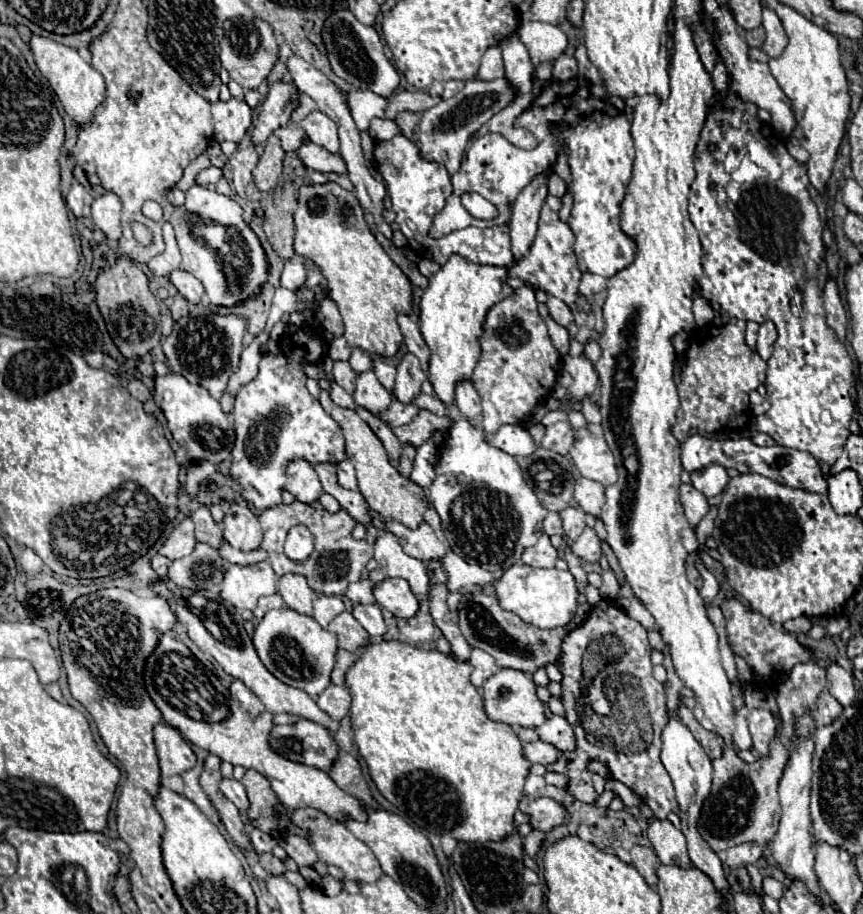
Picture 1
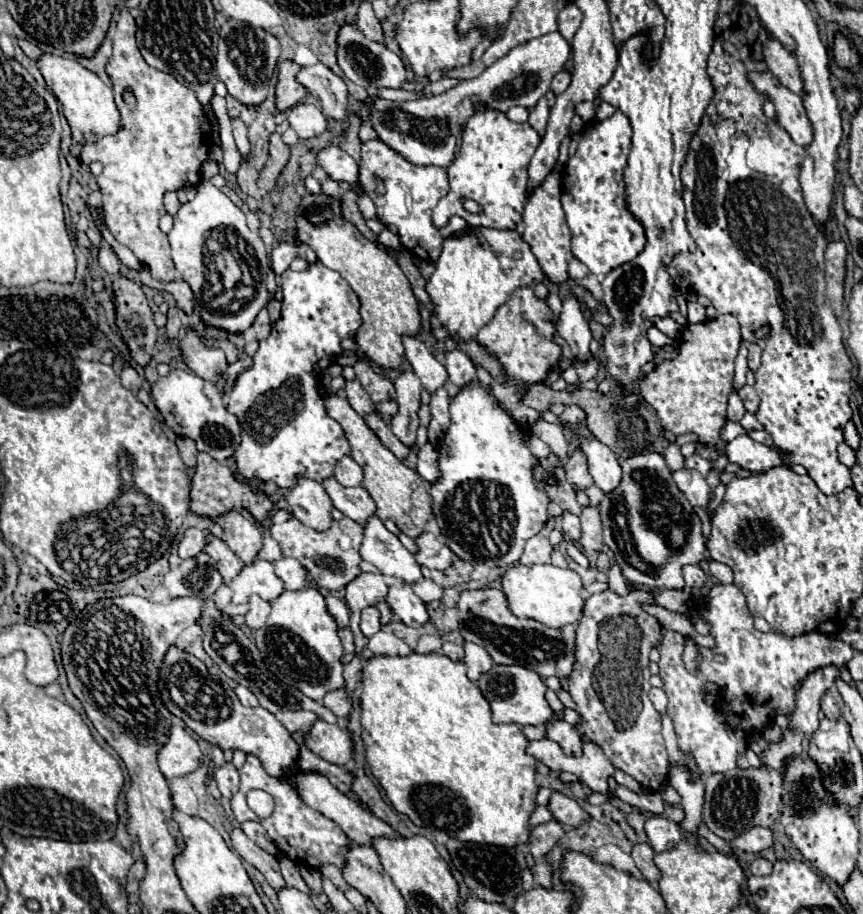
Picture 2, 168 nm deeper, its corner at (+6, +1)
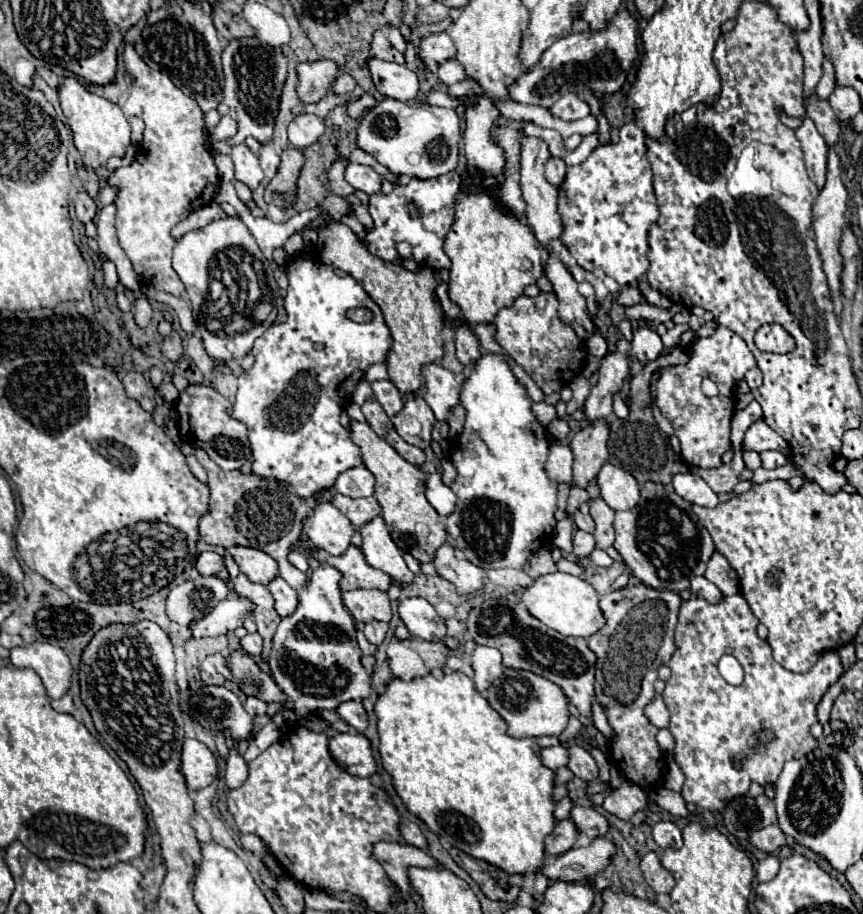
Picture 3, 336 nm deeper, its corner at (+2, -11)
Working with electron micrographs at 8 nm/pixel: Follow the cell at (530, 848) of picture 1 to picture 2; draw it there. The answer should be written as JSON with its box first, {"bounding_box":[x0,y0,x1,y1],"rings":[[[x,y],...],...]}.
{"bounding_box":[529,820,563,860],"rings":[[[555,820],[547,822],[547,824],[541,824],[541,826],[535,826],[529,834],[529,852],[535,860],[539,860],[541,856],[545,856],[553,846],[555,842],[563,836],[563,826]]]}

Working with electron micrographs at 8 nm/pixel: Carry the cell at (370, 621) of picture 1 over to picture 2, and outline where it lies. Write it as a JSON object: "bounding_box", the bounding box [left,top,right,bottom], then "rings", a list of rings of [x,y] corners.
{"bounding_box":[361,606,381,638],"rings":[[[369,606],[361,612],[361,632],[371,638],[375,632],[381,630],[381,622],[379,622],[379,610],[375,606]]]}

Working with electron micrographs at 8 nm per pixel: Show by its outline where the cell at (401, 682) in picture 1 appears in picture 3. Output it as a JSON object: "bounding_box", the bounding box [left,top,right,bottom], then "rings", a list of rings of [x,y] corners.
{"bounding_box":[375,672,555,874],"rings":[[[451,672],[445,674],[441,680],[437,680],[433,674],[425,676],[425,678],[415,678],[411,682],[405,680],[391,680],[391,684],[387,686],[387,692],[383,692],[375,704],[375,714],[379,720],[379,754],[383,760],[383,768],[393,776],[393,786],[397,790],[397,794],[401,796],[403,804],[407,806],[409,812],[413,812],[415,816],[419,816],[429,830],[433,830],[435,834],[443,836],[445,840],[451,842],[451,846],[463,850],[465,854],[485,860],[497,868],[501,868],[503,872],[509,874],[535,874],[545,858],[545,838],[553,832],[555,828],[555,802],[553,802],[553,788],[555,788],[555,772],[549,770],[547,766],[543,766],[541,758],[539,758],[539,746],[535,744],[533,738],[513,738],[507,734],[507,724],[505,720],[499,716],[499,712],[495,712],[489,702],[475,690],[475,684],[469,676],[461,674],[461,672]]]}

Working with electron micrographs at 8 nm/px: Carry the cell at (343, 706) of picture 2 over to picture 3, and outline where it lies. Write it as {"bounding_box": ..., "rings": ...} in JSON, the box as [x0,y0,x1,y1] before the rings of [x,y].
{"bounding_box":[337,702,369,732],"rings":[[[345,702],[345,704],[341,704],[339,708],[337,708],[337,714],[349,724],[349,726],[353,726],[357,732],[363,732],[365,728],[367,728],[367,724],[369,724],[369,718],[367,718],[367,712],[365,712],[365,708],[363,708],[363,704],[361,702]]]}

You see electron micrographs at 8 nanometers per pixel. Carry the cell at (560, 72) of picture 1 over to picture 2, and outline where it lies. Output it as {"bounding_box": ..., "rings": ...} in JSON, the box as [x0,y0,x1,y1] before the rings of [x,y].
{"bounding_box":[551,70,571,94],"rings":[[[561,70],[557,72],[557,76],[553,76],[553,84],[551,84],[551,90],[555,94],[561,94],[563,90],[567,90],[567,86],[571,84],[571,74],[567,70]]]}

